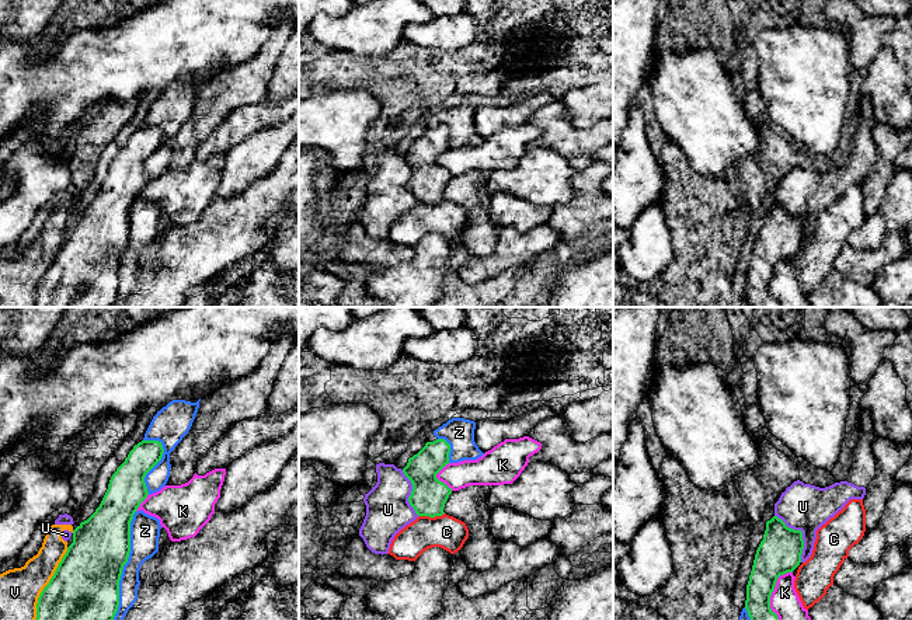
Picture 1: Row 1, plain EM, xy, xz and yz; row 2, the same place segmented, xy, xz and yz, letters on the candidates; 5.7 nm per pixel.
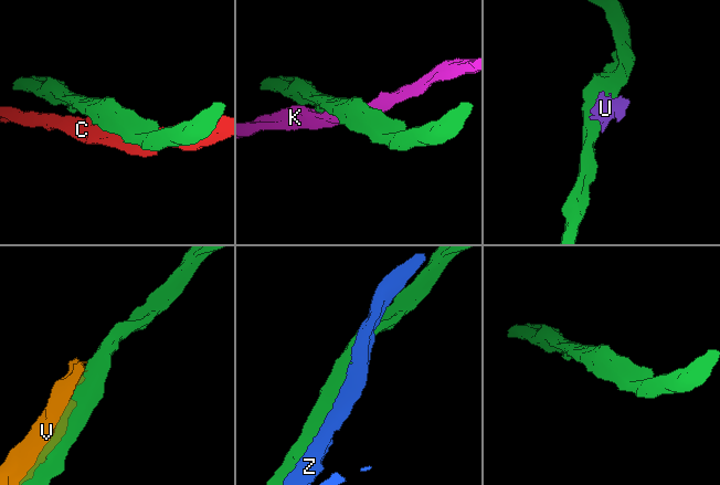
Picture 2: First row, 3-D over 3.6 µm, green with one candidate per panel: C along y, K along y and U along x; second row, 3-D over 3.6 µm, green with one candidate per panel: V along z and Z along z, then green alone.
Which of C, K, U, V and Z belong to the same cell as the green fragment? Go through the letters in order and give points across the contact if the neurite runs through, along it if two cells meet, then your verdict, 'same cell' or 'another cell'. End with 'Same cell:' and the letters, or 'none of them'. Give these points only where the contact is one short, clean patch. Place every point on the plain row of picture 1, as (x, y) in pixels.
C: another cell
K: another cell
U: another cell
V: another cell
Z: another cell
Same cell: none of them

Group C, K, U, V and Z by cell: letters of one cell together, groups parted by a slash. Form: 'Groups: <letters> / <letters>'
Groups: C / K / U V / Z

